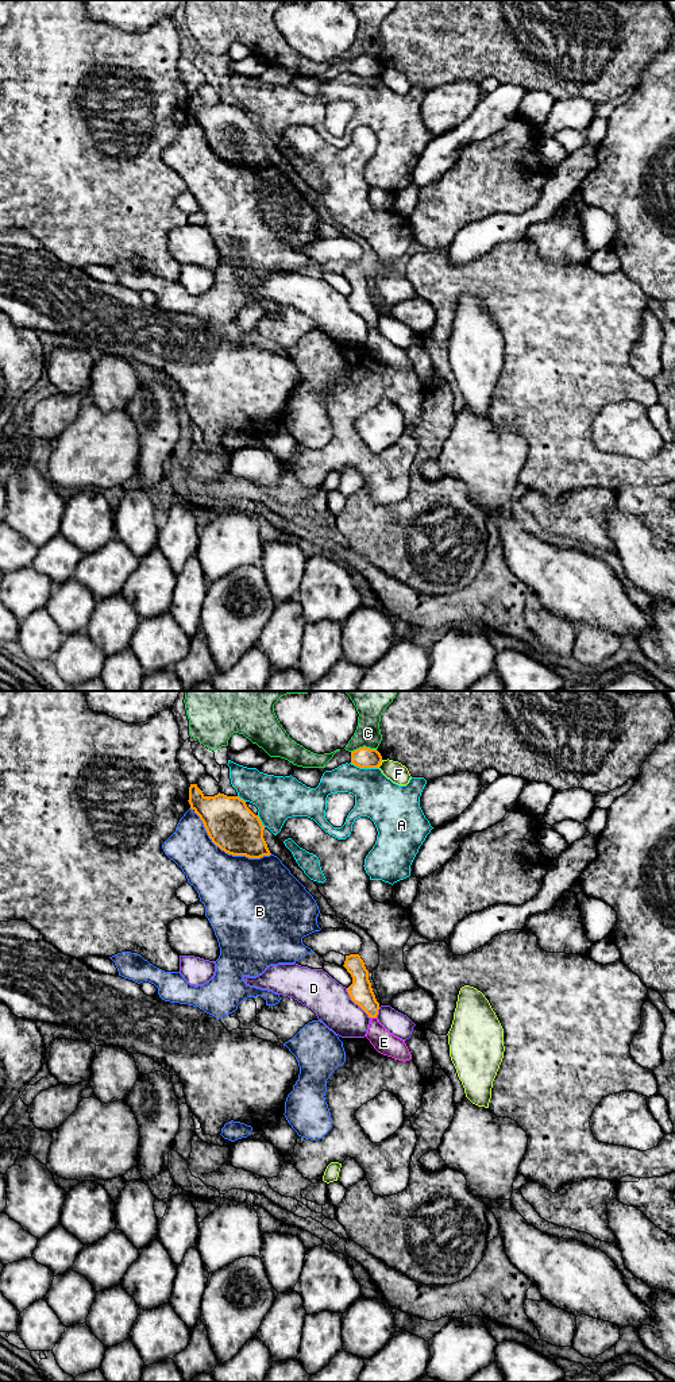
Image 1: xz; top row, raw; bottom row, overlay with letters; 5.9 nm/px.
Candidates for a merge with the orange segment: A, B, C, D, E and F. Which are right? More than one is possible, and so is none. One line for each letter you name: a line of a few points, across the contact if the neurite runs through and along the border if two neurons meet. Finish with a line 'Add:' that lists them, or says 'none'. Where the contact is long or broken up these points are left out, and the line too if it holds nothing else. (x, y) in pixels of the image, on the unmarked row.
E: line xz (361, 301), (374, 325), (375, 340), (384, 351)
Add: E

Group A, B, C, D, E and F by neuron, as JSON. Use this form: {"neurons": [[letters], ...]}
{"neurons": [["A"], ["B"], ["C"], ["D"], ["E"], ["F"]]}

